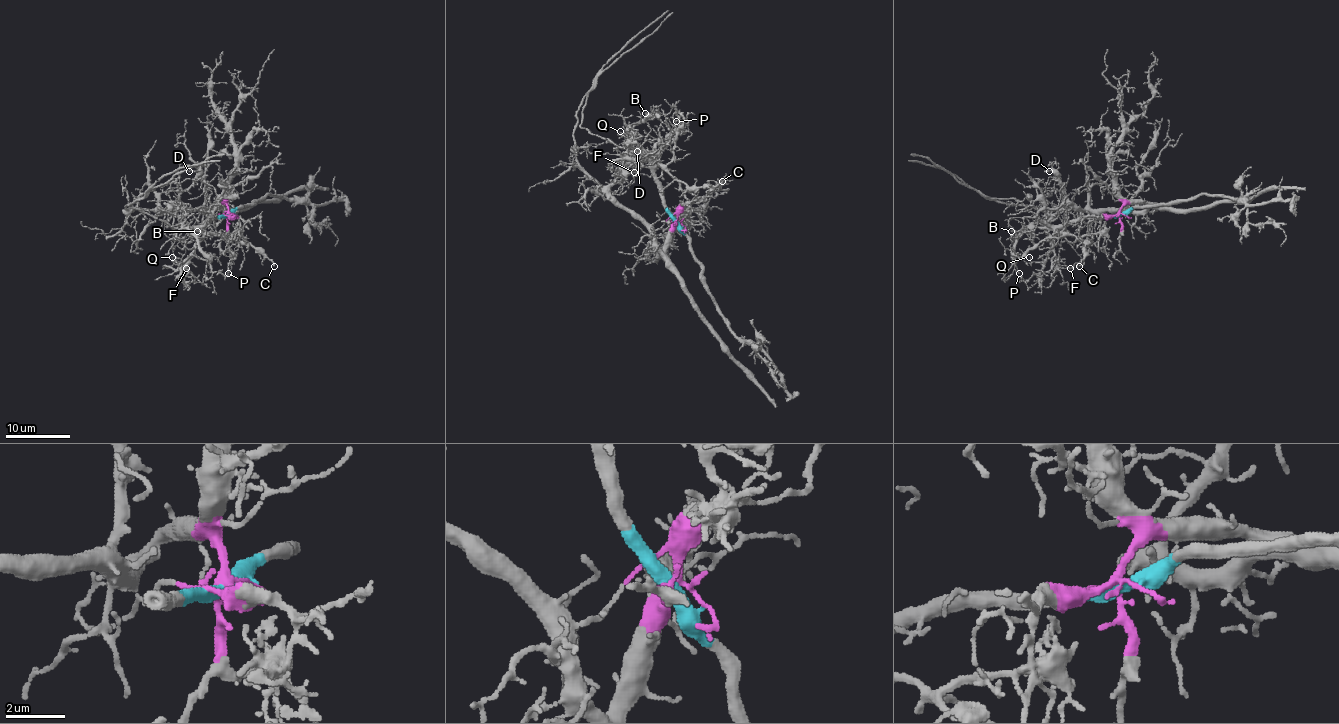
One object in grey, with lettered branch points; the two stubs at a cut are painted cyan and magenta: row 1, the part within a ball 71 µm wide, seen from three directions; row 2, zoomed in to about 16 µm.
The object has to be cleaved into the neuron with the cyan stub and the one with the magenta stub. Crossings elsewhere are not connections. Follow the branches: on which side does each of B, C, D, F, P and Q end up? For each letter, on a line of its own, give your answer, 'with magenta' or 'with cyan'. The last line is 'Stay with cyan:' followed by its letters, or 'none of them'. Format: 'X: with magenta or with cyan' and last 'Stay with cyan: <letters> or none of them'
B: with cyan
C: with cyan
D: with cyan
F: with cyan
P: with cyan
Q: with cyan
Stay with cyan: B, C, D, F, P, Q

